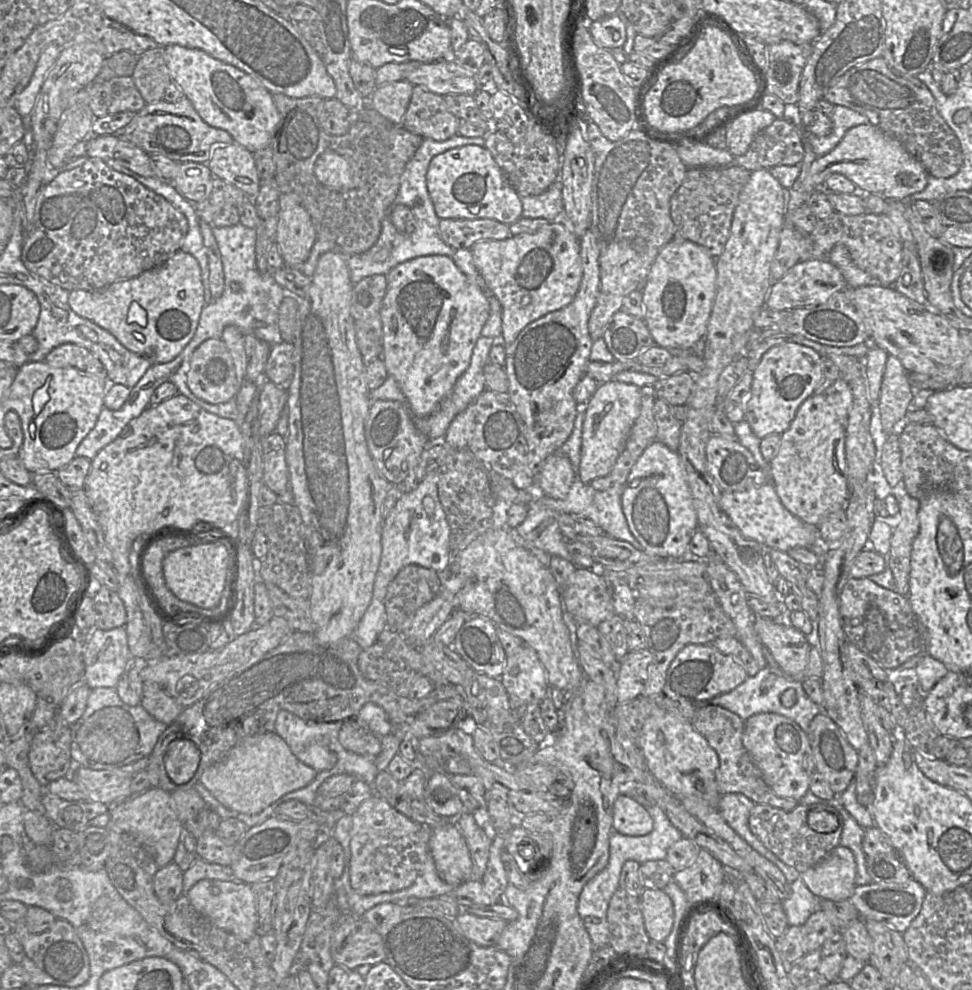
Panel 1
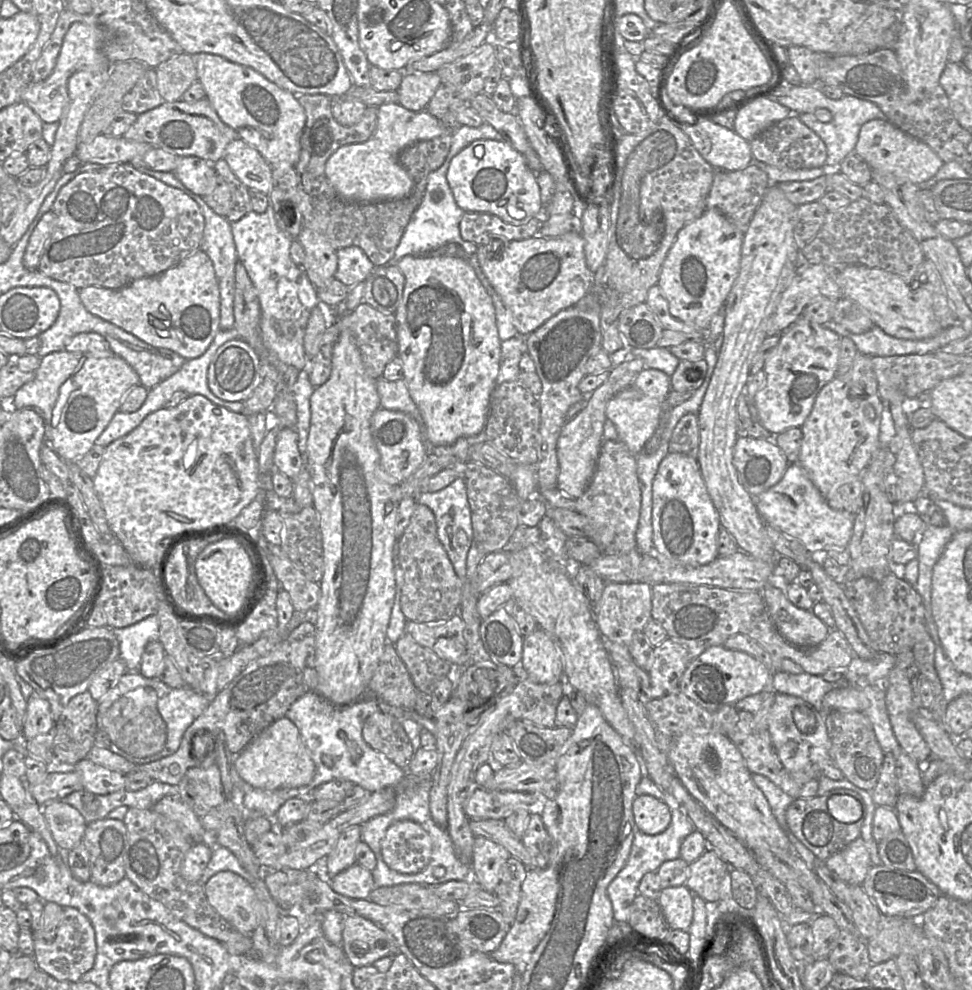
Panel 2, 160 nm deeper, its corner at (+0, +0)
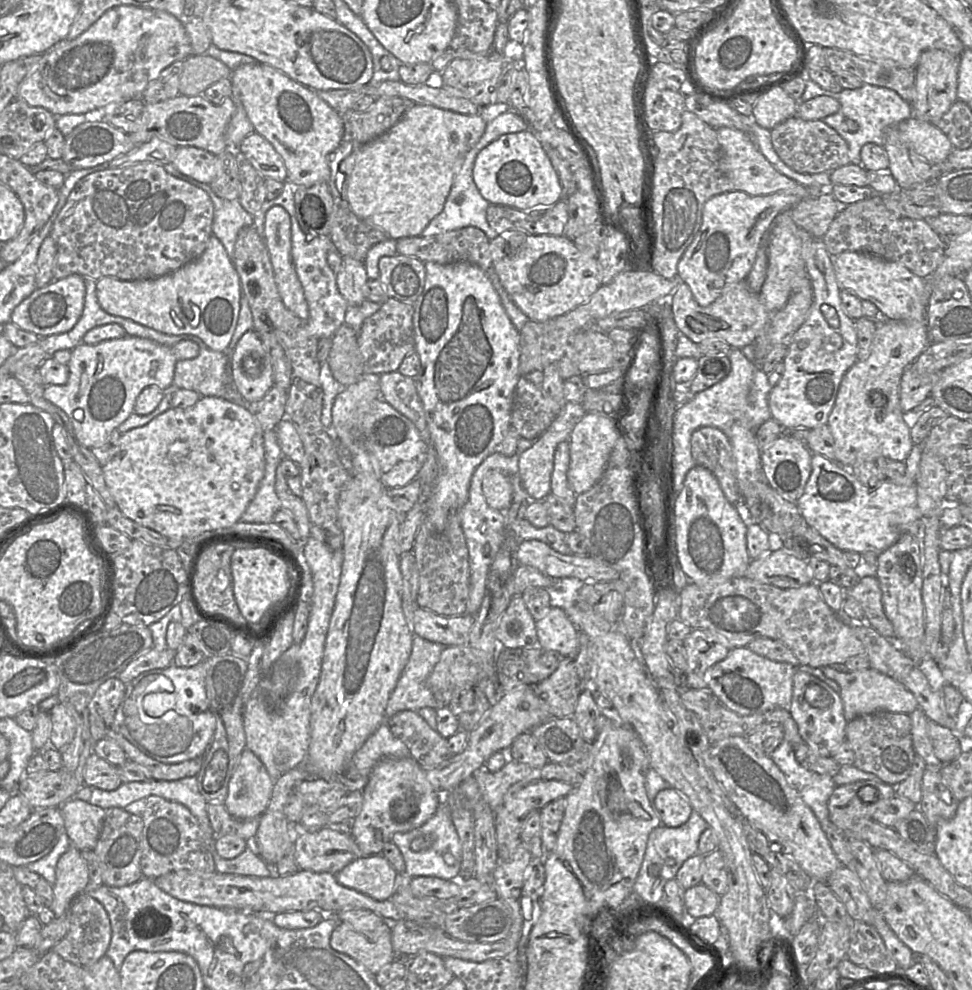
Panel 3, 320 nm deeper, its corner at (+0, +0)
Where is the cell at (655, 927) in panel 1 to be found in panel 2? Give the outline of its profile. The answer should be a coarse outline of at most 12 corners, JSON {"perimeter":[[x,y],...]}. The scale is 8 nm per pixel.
{"perimeter":[[664,888],[657,902],[673,930],[688,931],[693,892]]}

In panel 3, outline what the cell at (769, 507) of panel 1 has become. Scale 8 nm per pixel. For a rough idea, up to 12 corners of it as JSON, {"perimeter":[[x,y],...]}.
{"perimeter":[[922,445],[912,485],[862,484],[813,454],[796,501],[808,525],[844,552],[879,554],[917,534]]}

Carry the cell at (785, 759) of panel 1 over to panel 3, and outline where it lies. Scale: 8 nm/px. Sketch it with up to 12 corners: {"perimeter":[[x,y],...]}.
{"perimeter":[[799,665],[788,709],[811,754],[845,740],[831,667]]}

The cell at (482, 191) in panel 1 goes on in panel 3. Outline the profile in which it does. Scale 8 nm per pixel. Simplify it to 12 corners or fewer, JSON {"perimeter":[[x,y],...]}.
{"perimeter":[[529,130],[502,135],[475,158],[490,204],[525,211],[563,198]]}

